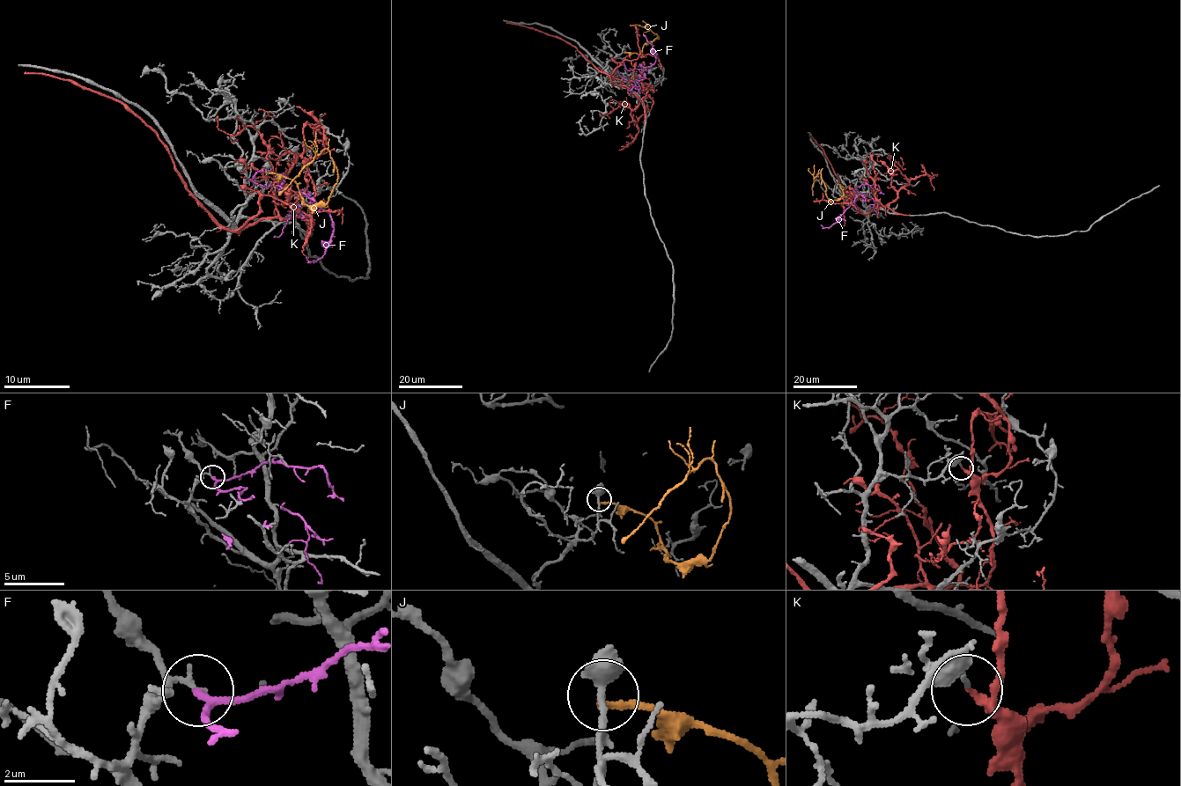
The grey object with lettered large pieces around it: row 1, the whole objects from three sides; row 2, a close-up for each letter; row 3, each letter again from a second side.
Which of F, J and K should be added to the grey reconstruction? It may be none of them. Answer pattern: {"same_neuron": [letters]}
{"same_neuron": []}

